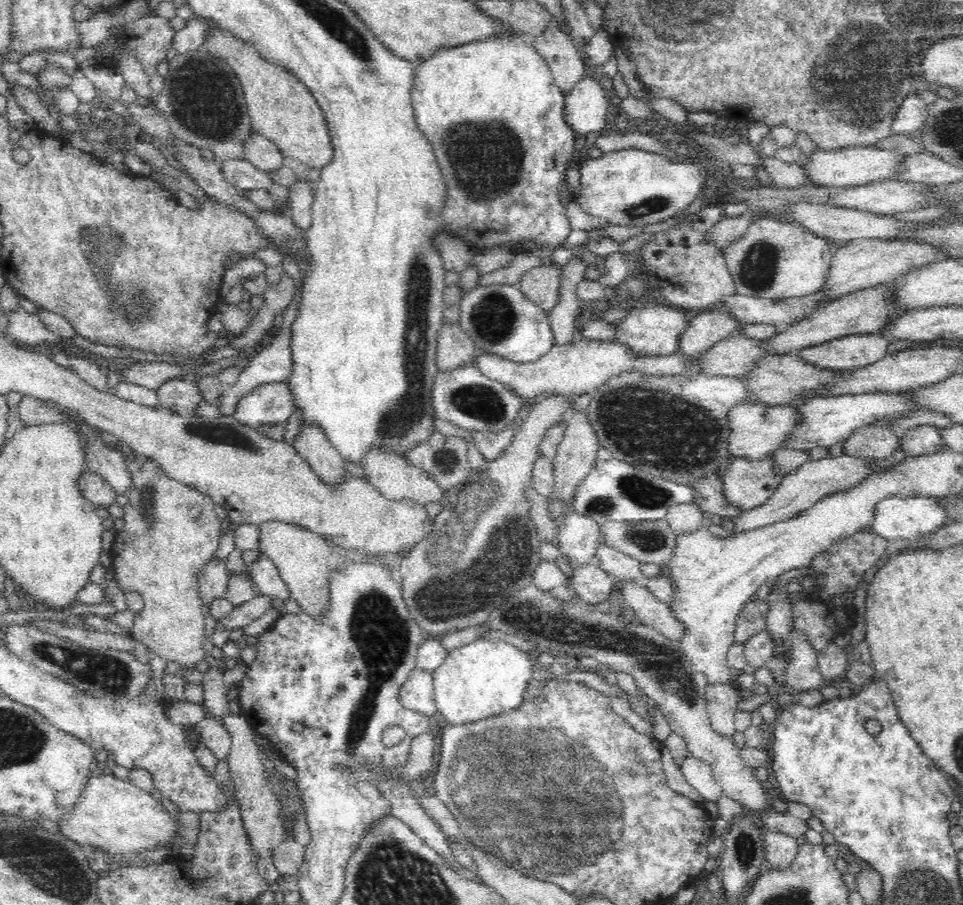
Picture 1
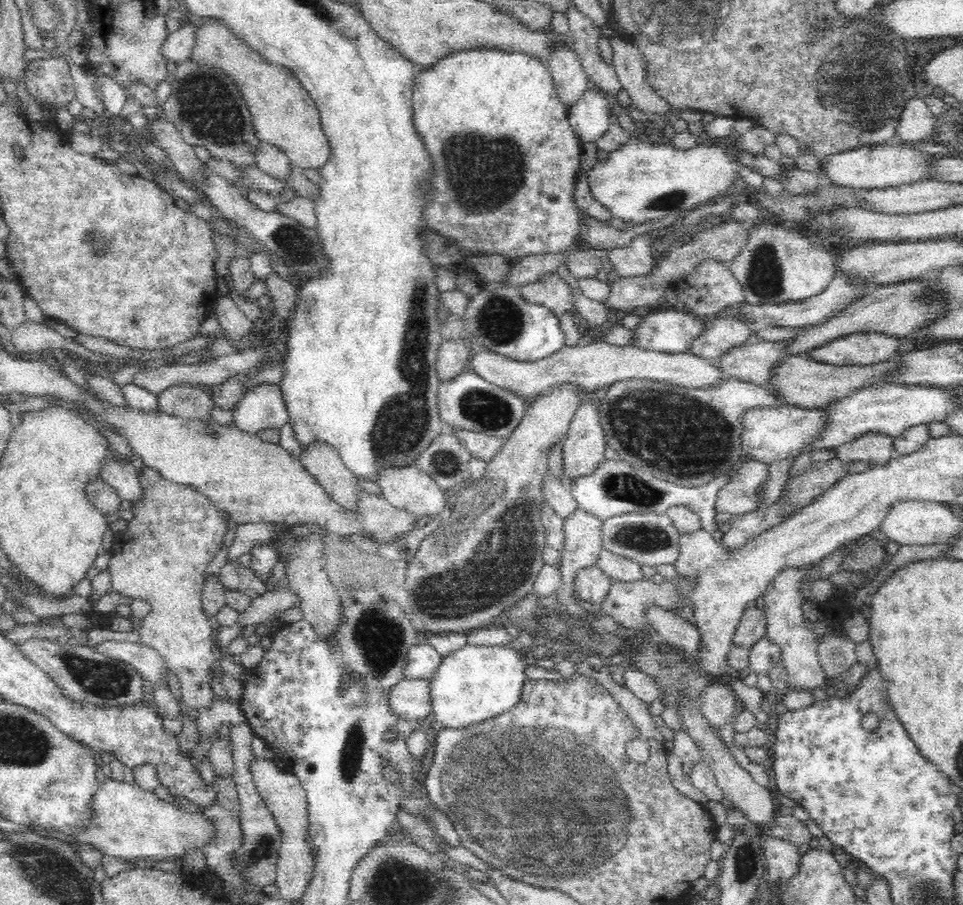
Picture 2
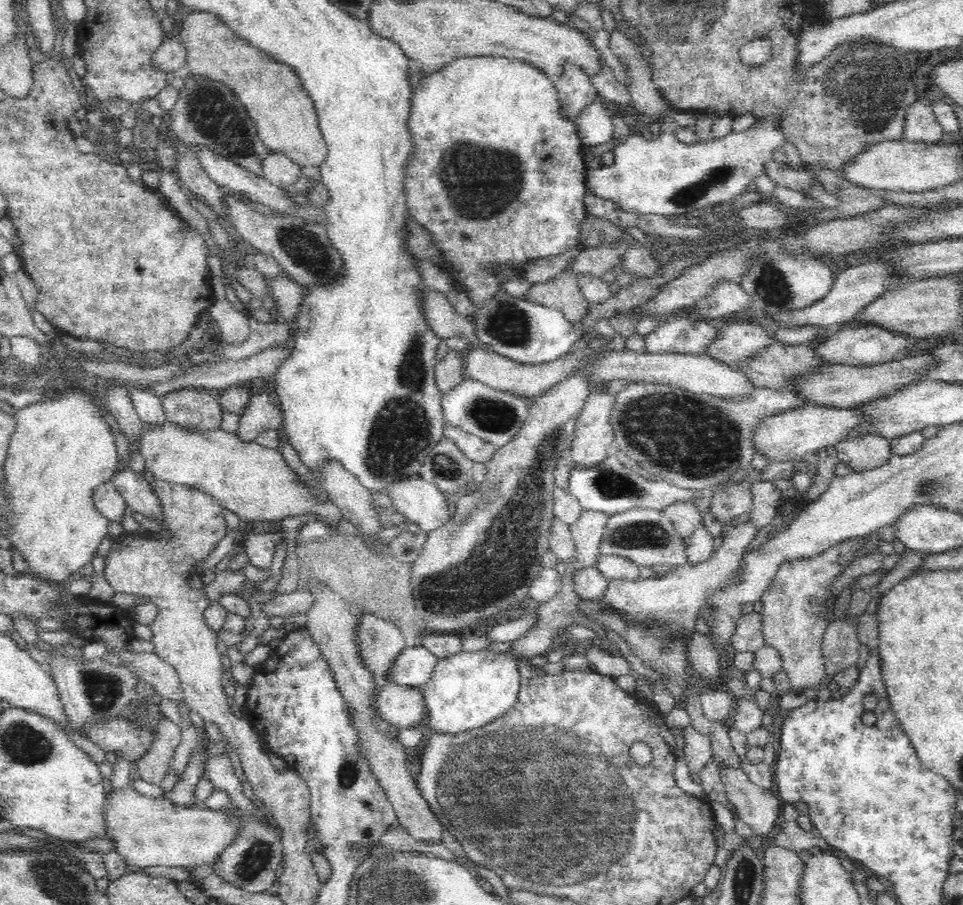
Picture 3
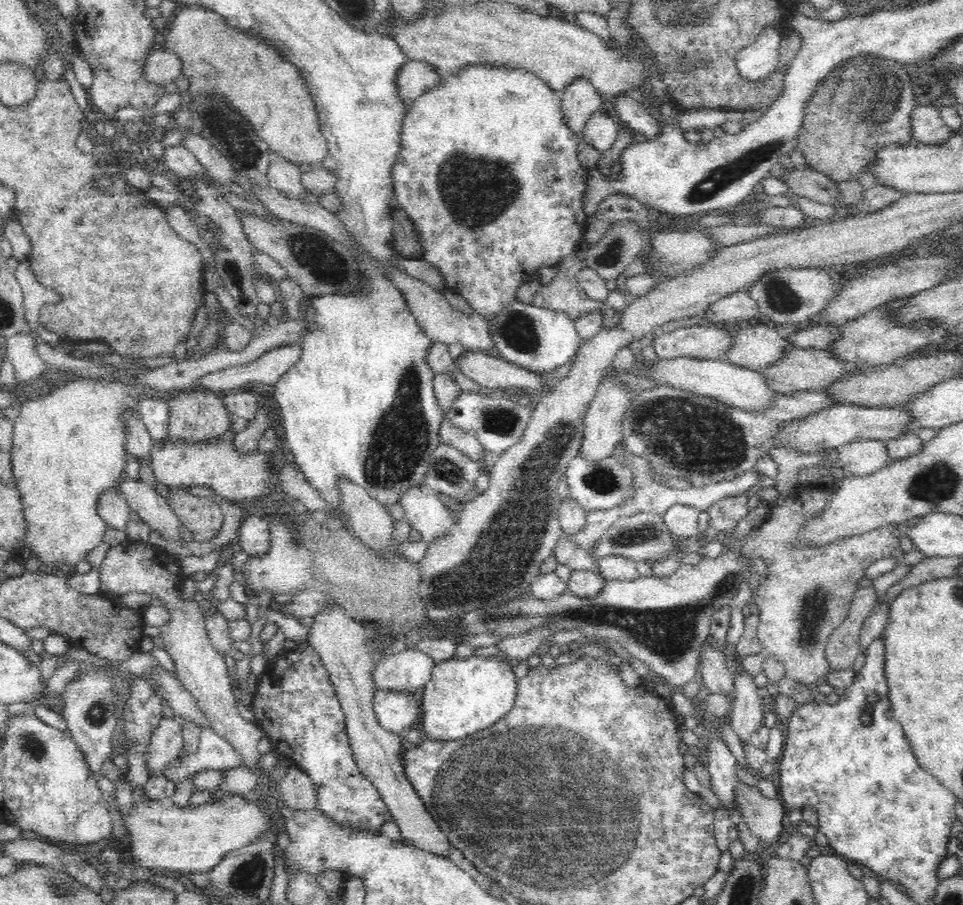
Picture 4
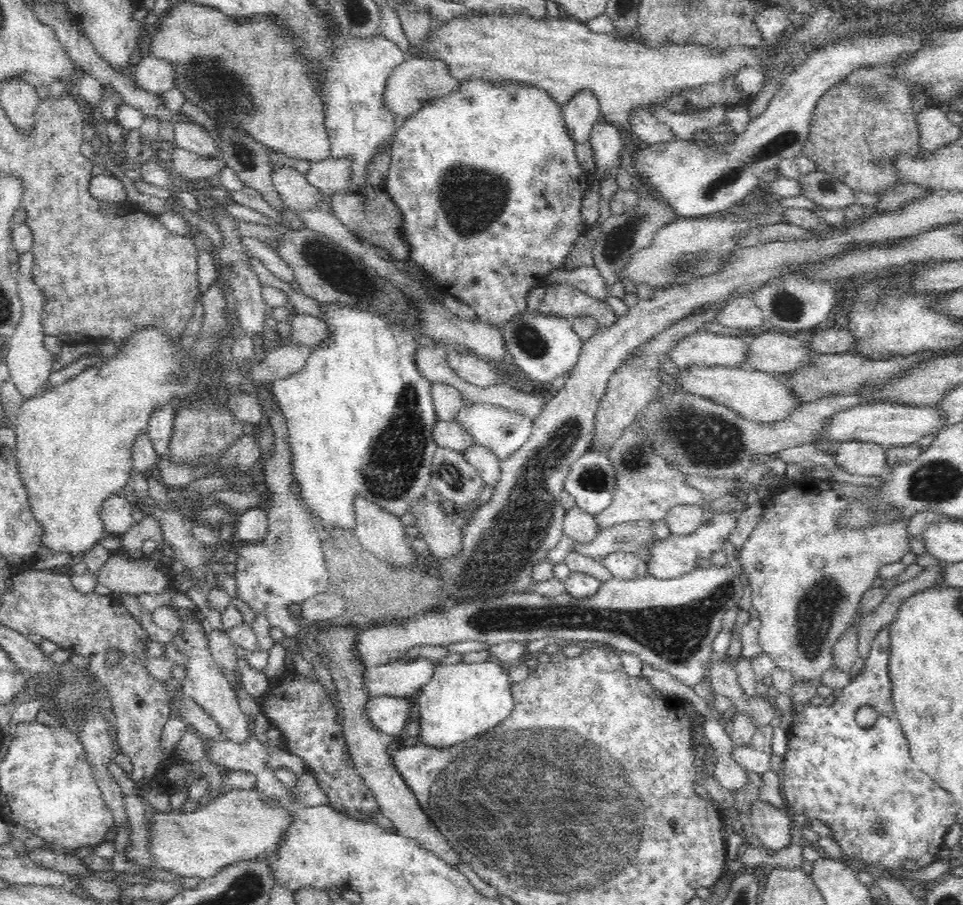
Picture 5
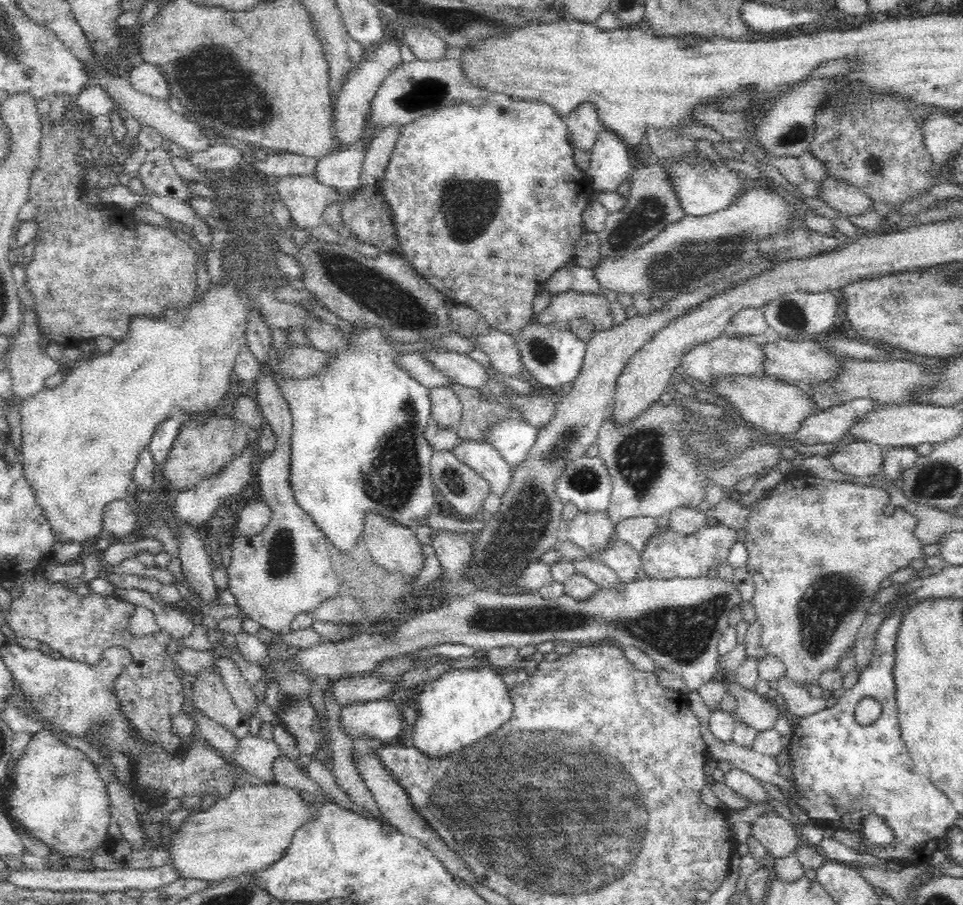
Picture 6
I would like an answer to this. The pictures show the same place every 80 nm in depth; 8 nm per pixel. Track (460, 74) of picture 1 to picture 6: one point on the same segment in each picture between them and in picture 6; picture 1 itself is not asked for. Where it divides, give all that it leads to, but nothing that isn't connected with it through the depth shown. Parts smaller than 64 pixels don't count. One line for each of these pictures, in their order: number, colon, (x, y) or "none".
2: (504, 155)
3: (497, 177)
4: (488, 172)
5: (486, 180)
6: (487, 203)

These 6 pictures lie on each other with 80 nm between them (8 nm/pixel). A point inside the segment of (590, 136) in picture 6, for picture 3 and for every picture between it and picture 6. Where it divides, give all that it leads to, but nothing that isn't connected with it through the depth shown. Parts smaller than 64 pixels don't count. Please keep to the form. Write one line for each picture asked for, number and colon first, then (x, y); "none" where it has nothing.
3: (575, 89)
4: (580, 100)
5: (580, 115)

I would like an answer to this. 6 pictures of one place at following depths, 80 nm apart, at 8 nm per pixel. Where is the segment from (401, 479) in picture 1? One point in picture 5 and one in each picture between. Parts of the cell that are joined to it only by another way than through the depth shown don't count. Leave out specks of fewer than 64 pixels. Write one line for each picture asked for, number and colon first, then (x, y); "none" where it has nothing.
2: (408, 488)
3: (422, 502)
4: (426, 512)
5: (444, 538)

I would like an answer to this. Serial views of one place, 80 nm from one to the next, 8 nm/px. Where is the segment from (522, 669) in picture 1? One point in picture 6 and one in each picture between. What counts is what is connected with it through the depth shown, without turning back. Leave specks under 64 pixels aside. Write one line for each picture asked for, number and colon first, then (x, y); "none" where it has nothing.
2: (476, 683)
3: (467, 690)
4: (464, 696)
5: (461, 701)
6: (462, 706)

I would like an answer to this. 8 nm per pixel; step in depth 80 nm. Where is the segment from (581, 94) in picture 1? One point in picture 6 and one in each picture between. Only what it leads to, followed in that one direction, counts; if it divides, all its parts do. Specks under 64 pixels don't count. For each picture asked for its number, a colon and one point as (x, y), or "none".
2: (590, 118)
3: (594, 126)
4: (601, 130)
5: (606, 139)
6: (610, 165)

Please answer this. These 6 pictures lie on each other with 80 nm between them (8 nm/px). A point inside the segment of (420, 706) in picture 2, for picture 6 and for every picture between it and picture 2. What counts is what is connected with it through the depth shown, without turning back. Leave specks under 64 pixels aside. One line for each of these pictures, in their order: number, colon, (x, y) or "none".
3: (401, 706)
4: (396, 712)
5: (388, 714)
6: (380, 719)

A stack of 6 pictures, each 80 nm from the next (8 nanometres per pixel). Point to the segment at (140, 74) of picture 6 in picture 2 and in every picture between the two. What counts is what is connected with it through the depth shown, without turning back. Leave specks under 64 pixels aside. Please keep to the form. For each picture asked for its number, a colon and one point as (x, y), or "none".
2: (178, 46)
3: (171, 55)
4: (162, 66)
5: (153, 75)

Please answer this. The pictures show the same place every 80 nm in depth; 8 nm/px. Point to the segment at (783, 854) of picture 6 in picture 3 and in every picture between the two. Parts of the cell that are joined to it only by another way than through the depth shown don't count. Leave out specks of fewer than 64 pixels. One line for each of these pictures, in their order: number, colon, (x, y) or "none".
3: (758, 808)
4: (765, 817)
5: (773, 827)

